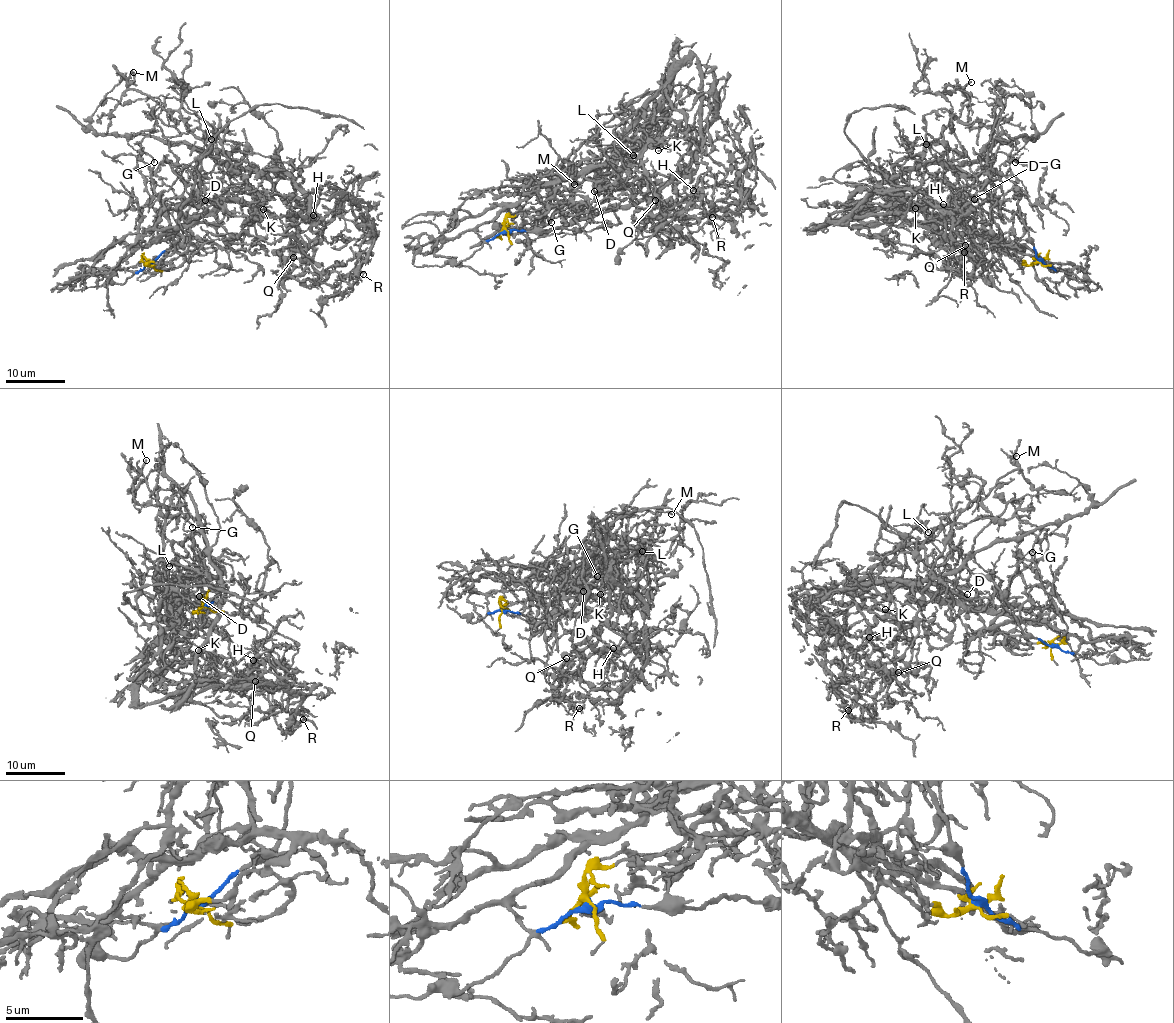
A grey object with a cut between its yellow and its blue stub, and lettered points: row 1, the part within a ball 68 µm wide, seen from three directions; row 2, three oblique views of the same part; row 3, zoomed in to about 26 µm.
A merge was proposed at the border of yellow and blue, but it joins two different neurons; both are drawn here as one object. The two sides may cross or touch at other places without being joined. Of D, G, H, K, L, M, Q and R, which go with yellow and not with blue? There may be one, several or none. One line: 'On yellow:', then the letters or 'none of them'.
On yellow: D, G, H, K, L, M, Q, R

